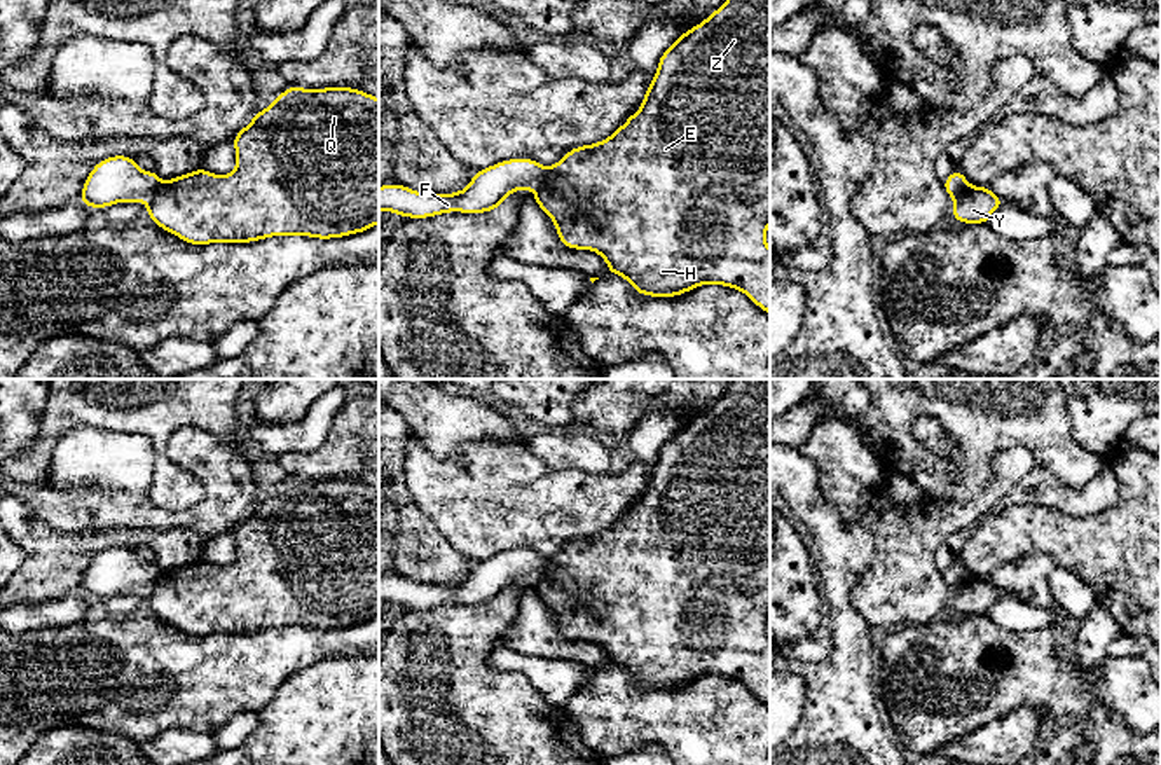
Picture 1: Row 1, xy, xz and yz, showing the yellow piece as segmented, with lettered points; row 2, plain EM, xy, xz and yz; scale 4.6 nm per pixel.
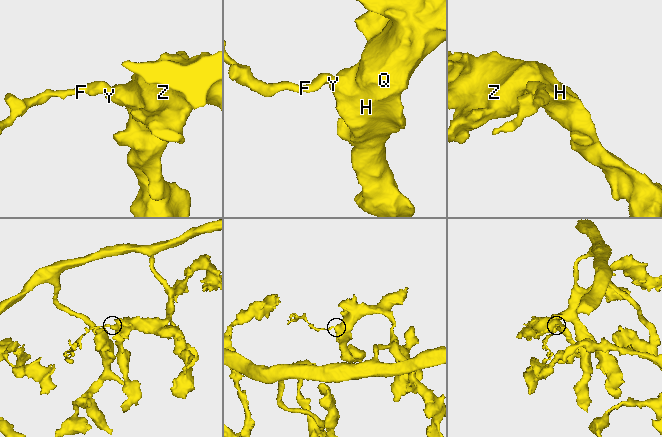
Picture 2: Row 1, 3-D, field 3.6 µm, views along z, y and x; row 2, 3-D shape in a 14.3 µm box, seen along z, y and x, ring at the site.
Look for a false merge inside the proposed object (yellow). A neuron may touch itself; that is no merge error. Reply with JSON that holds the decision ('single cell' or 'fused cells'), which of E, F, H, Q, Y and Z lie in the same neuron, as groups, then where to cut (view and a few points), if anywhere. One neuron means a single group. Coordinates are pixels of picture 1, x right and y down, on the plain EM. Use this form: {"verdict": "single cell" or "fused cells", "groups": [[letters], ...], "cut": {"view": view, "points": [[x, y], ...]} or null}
{"verdict": "fused cells", "groups": [["E", "H", "Q", "Y", "Z"], ["F"]], "cut": {"view": "xz", "points": [[550, 559], [535, 580]]}}

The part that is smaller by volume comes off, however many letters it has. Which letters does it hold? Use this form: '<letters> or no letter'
F

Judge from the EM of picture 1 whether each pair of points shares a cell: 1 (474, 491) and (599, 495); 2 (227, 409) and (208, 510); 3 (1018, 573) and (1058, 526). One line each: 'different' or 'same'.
1: same
2: different
3: different

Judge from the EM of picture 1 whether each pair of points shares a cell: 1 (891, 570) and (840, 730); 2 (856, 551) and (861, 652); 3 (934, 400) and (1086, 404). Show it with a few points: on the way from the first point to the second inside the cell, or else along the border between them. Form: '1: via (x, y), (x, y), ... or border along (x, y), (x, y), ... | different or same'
1: border along (849, 594), (854, 608), (873, 629) | different
2: via (842, 575), (842, 613), (847, 627) | same
3: border along (1064, 397), (1071, 435), (1078, 442) | different

